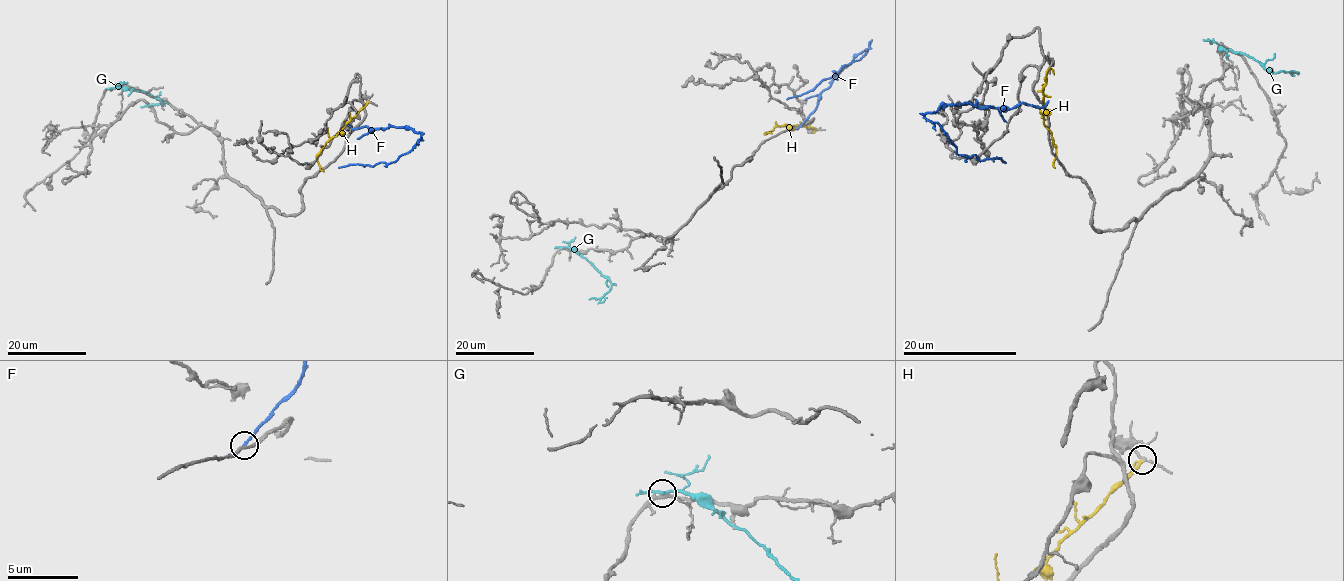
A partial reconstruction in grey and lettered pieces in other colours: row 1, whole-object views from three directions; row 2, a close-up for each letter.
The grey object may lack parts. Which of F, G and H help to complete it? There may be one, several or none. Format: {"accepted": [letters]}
{"accepted": []}

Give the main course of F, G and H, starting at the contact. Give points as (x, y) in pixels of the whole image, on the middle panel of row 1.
F: (800, 126), (814, 111), (818, 96), (869, 43), (859, 59), (809, 91), (786, 99)
G: (562, 247), (573, 248), (610, 281), (611, 289), (600, 301), (607, 298)
H: (816, 130), (802, 125), (776, 126), (765, 134), (772, 134)

